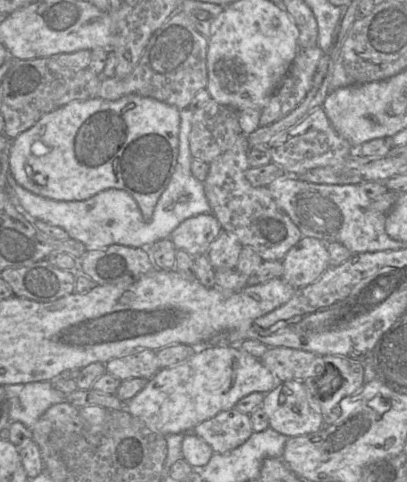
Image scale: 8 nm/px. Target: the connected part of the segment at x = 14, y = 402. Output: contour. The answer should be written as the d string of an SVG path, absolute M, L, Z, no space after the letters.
M52 381L4 385L11 422L21 422L32 430L37 420L52 405L65 401L66 394L53 387Z

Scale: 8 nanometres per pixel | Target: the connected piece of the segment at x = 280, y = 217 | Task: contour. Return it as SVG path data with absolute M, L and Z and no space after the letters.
M241 134L230 149L209 162L209 172L203 181L205 195L211 213L217 218L223 231L235 234L243 246L252 247L263 261L282 260L303 235L290 217L277 206L267 187L255 187L246 179L245 172L250 167L248 150L247 135Z

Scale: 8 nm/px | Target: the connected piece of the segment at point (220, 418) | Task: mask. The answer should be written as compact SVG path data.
M235 407L201 422L192 432L207 442L217 454L239 447L254 433L250 415Z

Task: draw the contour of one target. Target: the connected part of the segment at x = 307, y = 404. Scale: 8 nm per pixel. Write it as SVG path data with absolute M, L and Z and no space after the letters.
M291 380L280 383L277 387L268 392L264 397L261 407L268 416L270 428L288 437L296 437L312 434L323 428L324 420L321 411L320 400L325 399L317 399L316 397L313 397L311 394L309 394L303 382Z

